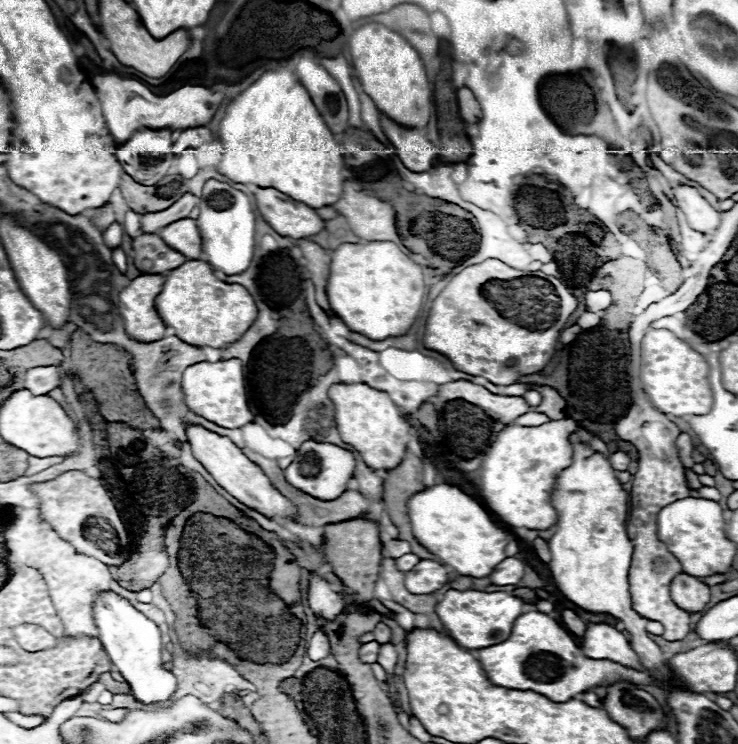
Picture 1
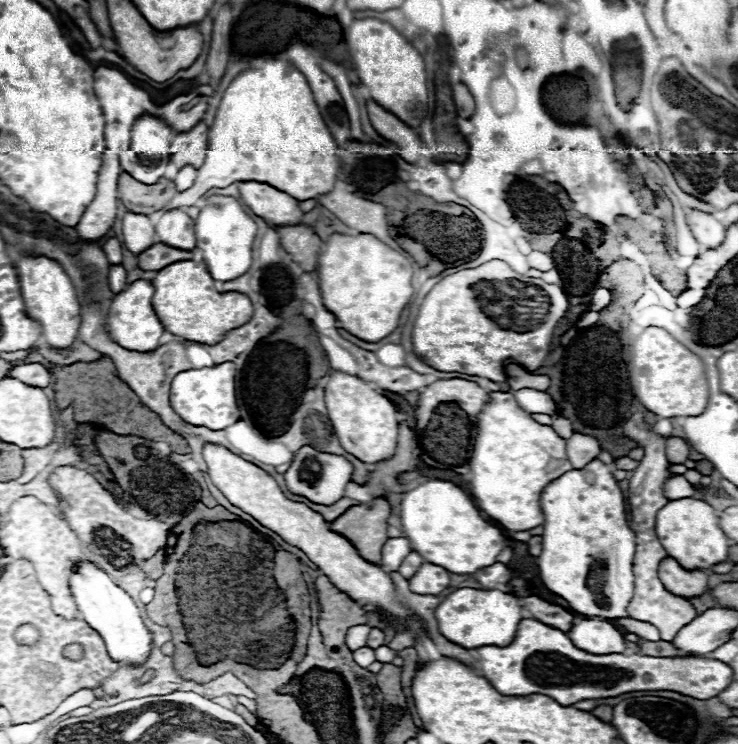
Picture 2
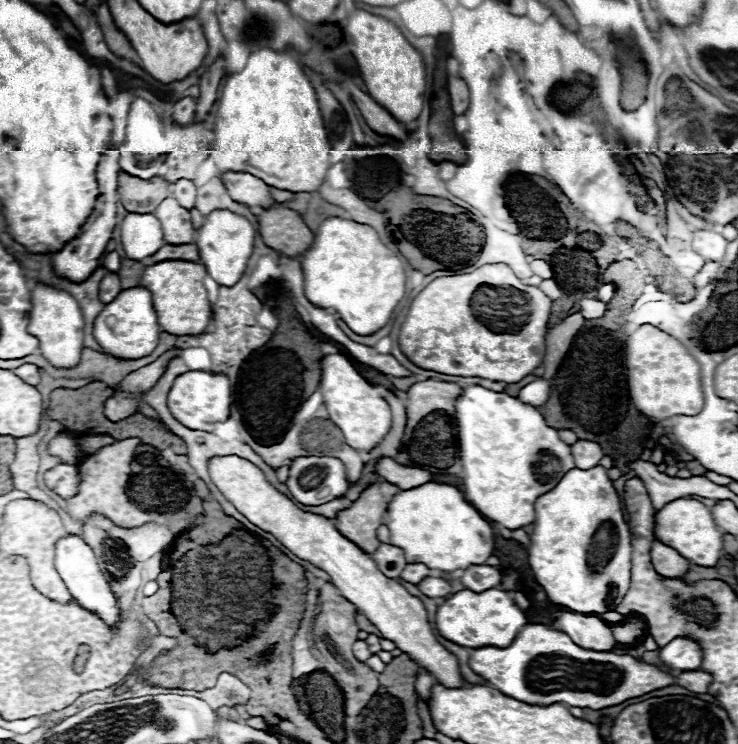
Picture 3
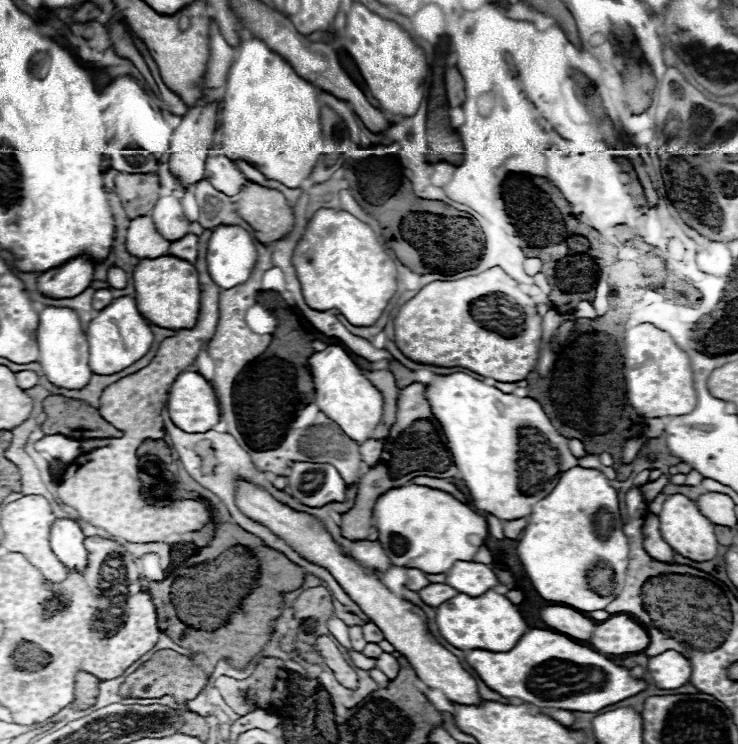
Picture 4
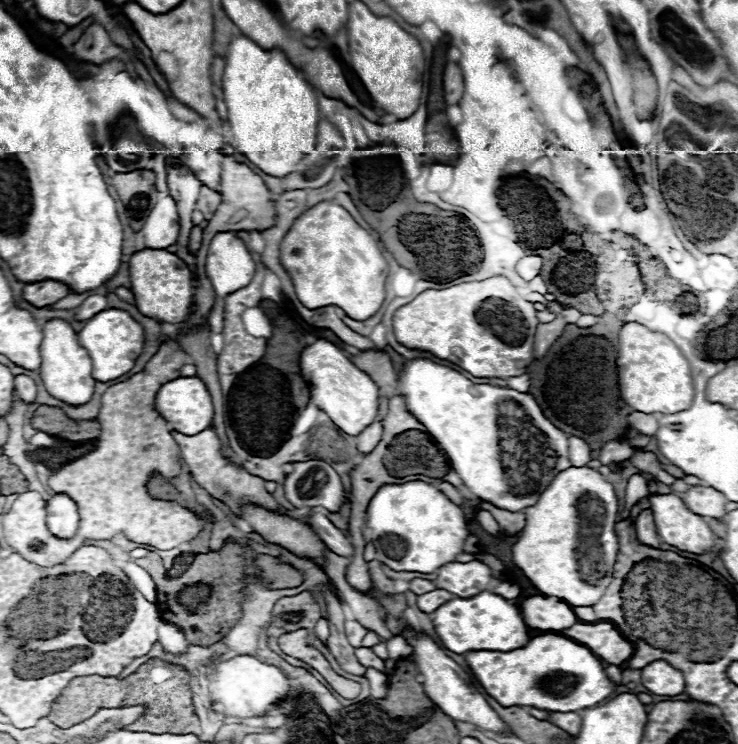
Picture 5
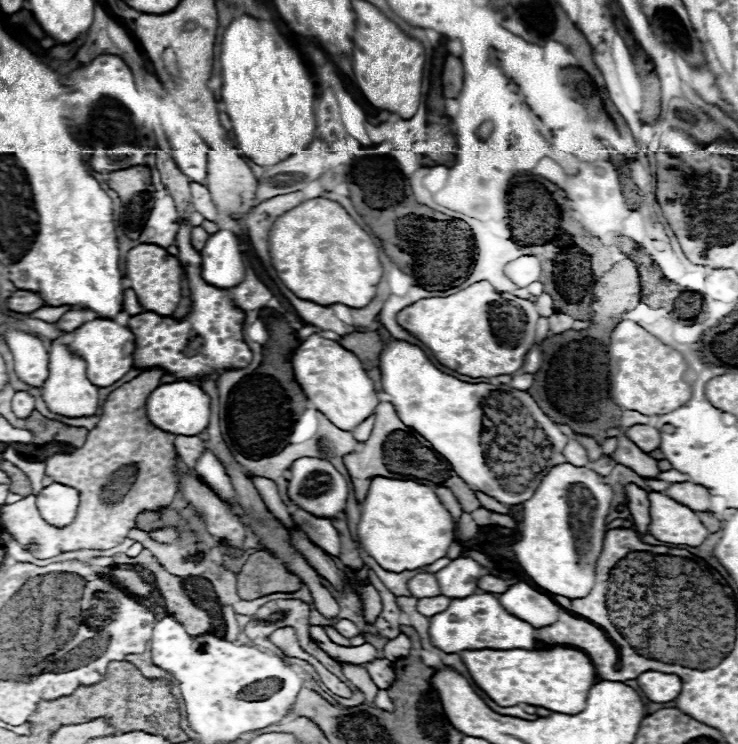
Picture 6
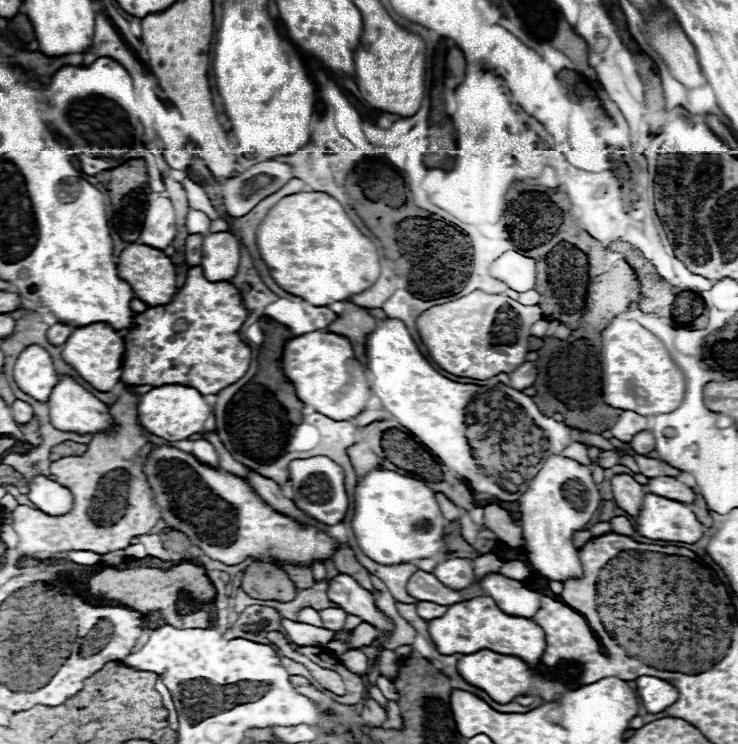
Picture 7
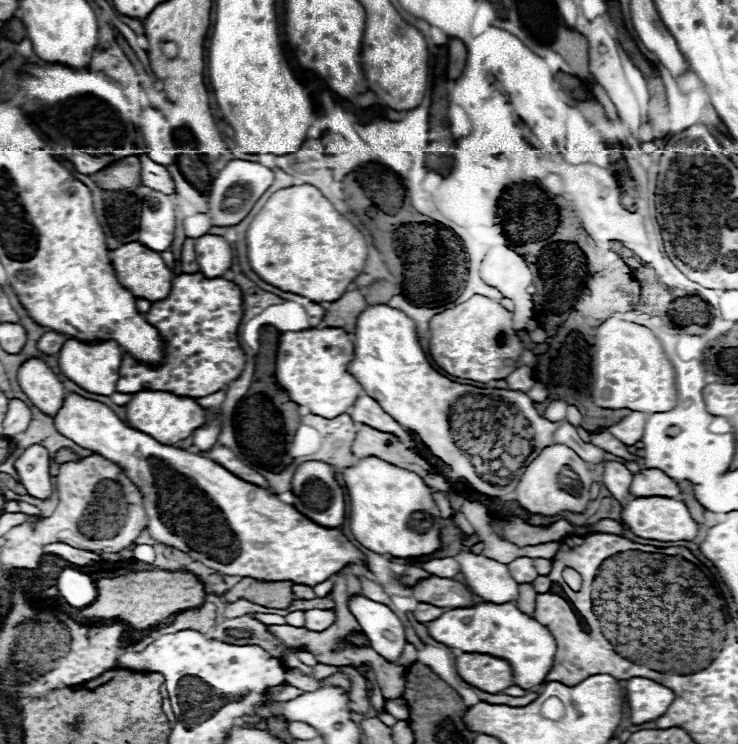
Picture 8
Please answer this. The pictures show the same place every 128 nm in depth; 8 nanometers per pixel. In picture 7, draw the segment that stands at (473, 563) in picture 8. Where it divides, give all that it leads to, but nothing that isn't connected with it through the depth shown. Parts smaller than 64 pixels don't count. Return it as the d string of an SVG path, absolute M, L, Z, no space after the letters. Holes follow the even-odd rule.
M492 574L480 582L480 588L492 596L502 612L508 612L510 616L534 618L534 614L540 610L540 594L528 590L522 582Z

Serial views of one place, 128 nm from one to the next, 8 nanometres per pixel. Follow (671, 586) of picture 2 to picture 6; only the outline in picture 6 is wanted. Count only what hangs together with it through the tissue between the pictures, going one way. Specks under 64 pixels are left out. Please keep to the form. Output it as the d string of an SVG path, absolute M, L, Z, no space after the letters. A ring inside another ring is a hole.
M626 484L624 492L626 492L626 498L628 498L628 508L632 512L636 532L646 534L648 524L650 524L650 500L648 500L648 494L642 488L634 486L634 484Z

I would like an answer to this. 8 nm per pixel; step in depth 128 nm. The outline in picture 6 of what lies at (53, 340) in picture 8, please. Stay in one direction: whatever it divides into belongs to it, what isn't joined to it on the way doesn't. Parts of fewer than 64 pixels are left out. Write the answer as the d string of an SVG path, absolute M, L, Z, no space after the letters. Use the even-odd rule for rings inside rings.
M68 310L60 320L58 320L58 326L60 330L64 332L72 332L76 330L78 326L82 326L84 322L92 320L96 314L94 312L84 312L84 310Z

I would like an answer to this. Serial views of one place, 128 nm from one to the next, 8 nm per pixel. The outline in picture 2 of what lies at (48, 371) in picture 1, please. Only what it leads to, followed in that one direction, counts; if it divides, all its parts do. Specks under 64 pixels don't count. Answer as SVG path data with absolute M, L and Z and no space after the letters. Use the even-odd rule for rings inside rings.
M38 362L16 366L16 368L10 372L10 376L22 380L24 384L32 384L34 388L46 388L46 386L50 386L50 382L52 382L50 372L48 372L42 364L38 364Z

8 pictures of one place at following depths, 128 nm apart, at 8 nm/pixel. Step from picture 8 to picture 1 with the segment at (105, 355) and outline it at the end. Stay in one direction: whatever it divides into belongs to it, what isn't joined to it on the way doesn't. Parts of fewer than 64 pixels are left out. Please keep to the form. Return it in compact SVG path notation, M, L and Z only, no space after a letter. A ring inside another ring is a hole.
M142 274L120 292L118 308L130 336L152 342L164 338L166 324L162 322L154 300L164 286L164 274Z

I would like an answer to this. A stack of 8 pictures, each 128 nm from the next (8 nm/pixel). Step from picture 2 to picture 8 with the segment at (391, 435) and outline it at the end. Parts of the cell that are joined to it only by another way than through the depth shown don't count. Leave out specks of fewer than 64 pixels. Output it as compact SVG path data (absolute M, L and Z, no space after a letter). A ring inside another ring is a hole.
M310 328L302 332L284 332L278 340L276 380L288 392L290 400L308 406L312 414L322 418L336 418L346 414L364 390L362 384L348 372L354 356L352 334L342 328Z

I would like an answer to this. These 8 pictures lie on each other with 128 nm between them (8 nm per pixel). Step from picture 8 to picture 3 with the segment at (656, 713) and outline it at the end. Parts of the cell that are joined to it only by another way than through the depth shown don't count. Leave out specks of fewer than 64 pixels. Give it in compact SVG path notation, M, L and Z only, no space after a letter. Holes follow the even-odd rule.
M678 636L660 650L660 658L666 666L676 670L696 670L702 662L702 648L692 638Z

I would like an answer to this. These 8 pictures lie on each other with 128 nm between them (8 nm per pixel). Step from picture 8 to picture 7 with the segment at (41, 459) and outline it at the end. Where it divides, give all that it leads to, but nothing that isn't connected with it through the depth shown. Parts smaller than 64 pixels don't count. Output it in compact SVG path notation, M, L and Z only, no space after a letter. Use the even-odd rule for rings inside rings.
M38 476L30 484L28 498L34 502L38 510L42 510L48 516L62 516L64 512L72 510L72 492L64 486L60 486L54 480L48 480L44 476Z

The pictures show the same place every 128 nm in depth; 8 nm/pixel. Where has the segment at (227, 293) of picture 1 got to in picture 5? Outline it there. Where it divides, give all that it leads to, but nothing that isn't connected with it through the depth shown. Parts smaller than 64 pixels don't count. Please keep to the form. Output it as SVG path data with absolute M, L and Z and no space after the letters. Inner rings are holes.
M140 250L130 258L130 282L132 294L136 298L136 308L158 322L180 324L188 318L192 304L192 272L176 254L168 250Z

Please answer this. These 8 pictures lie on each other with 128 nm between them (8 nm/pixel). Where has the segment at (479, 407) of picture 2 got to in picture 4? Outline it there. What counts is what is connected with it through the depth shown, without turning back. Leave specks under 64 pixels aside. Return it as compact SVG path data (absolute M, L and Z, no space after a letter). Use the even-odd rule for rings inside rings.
M414 382L414 384L400 390L398 418L396 418L392 432L396 432L396 434L402 432L414 420L432 418L432 410L430 410L430 404L428 404L424 392L426 392L426 384L422 384L422 382Z

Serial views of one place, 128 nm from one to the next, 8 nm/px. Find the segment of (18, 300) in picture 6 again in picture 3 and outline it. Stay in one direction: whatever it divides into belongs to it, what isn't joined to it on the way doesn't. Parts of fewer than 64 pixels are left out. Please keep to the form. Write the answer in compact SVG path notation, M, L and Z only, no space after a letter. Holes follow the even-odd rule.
M106 152L96 168L96 180L98 180L98 190L100 196L96 198L96 206L92 210L92 214L88 216L86 224L80 228L80 234L76 238L72 238L58 254L54 254L52 262L54 262L54 270L58 276L70 278L70 280L84 280L88 278L94 268L100 264L100 258L104 254L104 248L108 244L108 240L112 238L112 230L116 226L116 186L118 186L118 174L120 174L120 164L118 164L118 154L116 152Z

